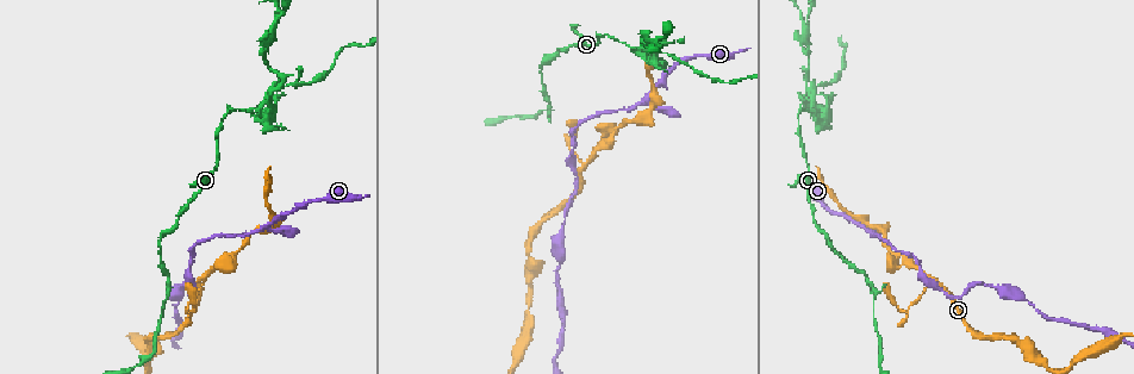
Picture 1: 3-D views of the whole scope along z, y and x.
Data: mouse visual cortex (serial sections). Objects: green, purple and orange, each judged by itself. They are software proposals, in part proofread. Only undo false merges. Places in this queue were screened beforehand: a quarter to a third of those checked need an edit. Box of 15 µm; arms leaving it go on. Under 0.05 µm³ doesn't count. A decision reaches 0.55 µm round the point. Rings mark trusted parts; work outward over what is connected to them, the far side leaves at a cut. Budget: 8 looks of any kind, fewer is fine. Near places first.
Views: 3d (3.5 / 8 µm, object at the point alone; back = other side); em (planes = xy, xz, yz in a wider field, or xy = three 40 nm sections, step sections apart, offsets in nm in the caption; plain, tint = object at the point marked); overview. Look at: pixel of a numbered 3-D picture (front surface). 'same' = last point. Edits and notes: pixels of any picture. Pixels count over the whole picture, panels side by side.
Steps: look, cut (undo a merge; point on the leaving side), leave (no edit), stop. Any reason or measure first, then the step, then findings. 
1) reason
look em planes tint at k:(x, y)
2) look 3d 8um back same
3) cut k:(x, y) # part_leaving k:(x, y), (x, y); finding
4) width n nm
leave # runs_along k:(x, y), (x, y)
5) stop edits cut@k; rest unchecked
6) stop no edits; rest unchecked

a narrow waist
look 3d 3.5um at 1:(874, 320)

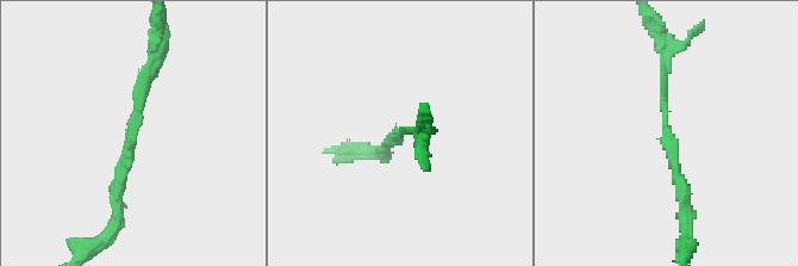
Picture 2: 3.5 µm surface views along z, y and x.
arm_widths 150, 150 nm
leave # runs_along 2:(159, 50), (143, 80), (118, 197); continuous, no second cell

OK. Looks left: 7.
three arms meet
look 3d 3.5um at 1:(930, 275)

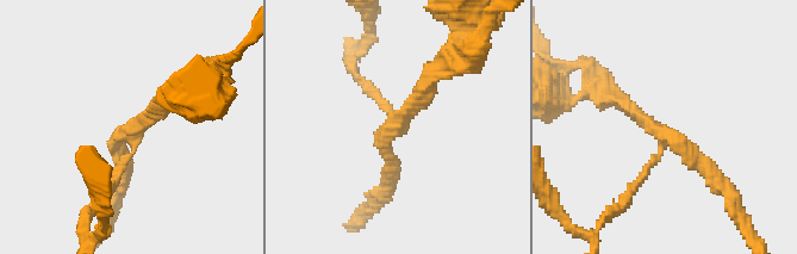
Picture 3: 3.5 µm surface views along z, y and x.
arms 3; arm_widths 150, 200, 200 nm; shape alone is not enough
look em xy step 1 tint at 3:(396, 122)

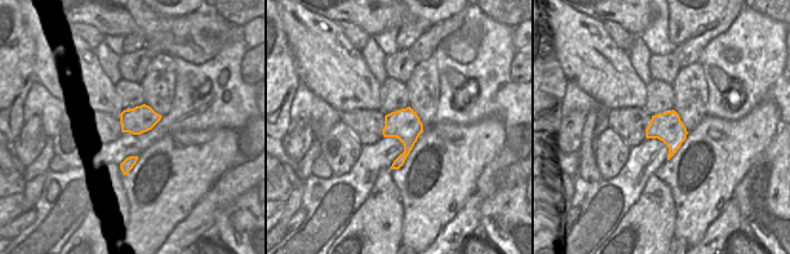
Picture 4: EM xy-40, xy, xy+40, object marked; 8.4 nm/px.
width 260 nm
cut 3:(377, 95) # part_leaving 3:(388, 111), (353, 72), (360, 53); two cells meet here

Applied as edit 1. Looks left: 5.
look overview

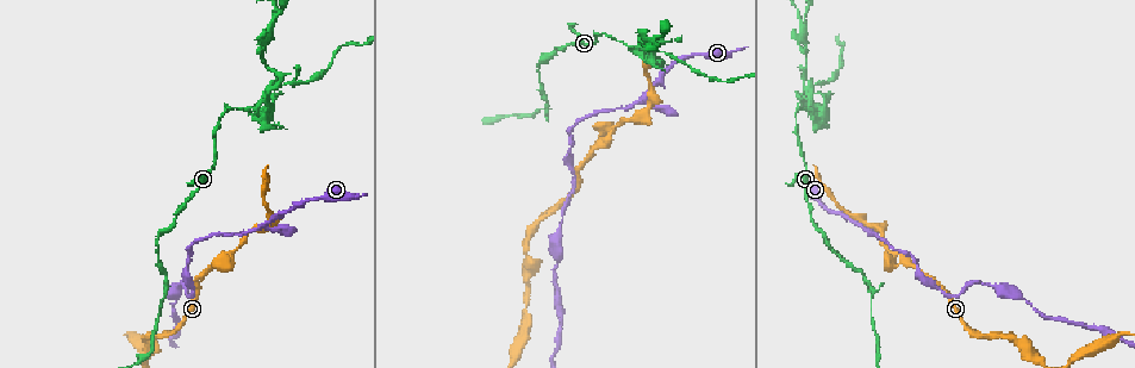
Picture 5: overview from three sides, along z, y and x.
sharp bend
look 3d 3.5um at 5:(643, 100)

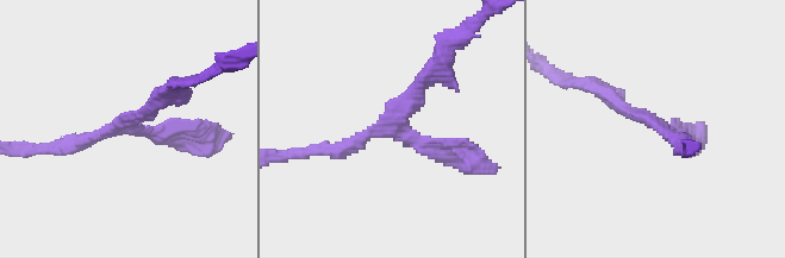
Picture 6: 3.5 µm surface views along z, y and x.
arm_widths 200, 200, 200 nm
leave # runs_along 6:(440, 63), (378, 131), (330, 152); one cell here

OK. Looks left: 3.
stop edits cut@3; rest unchecked

